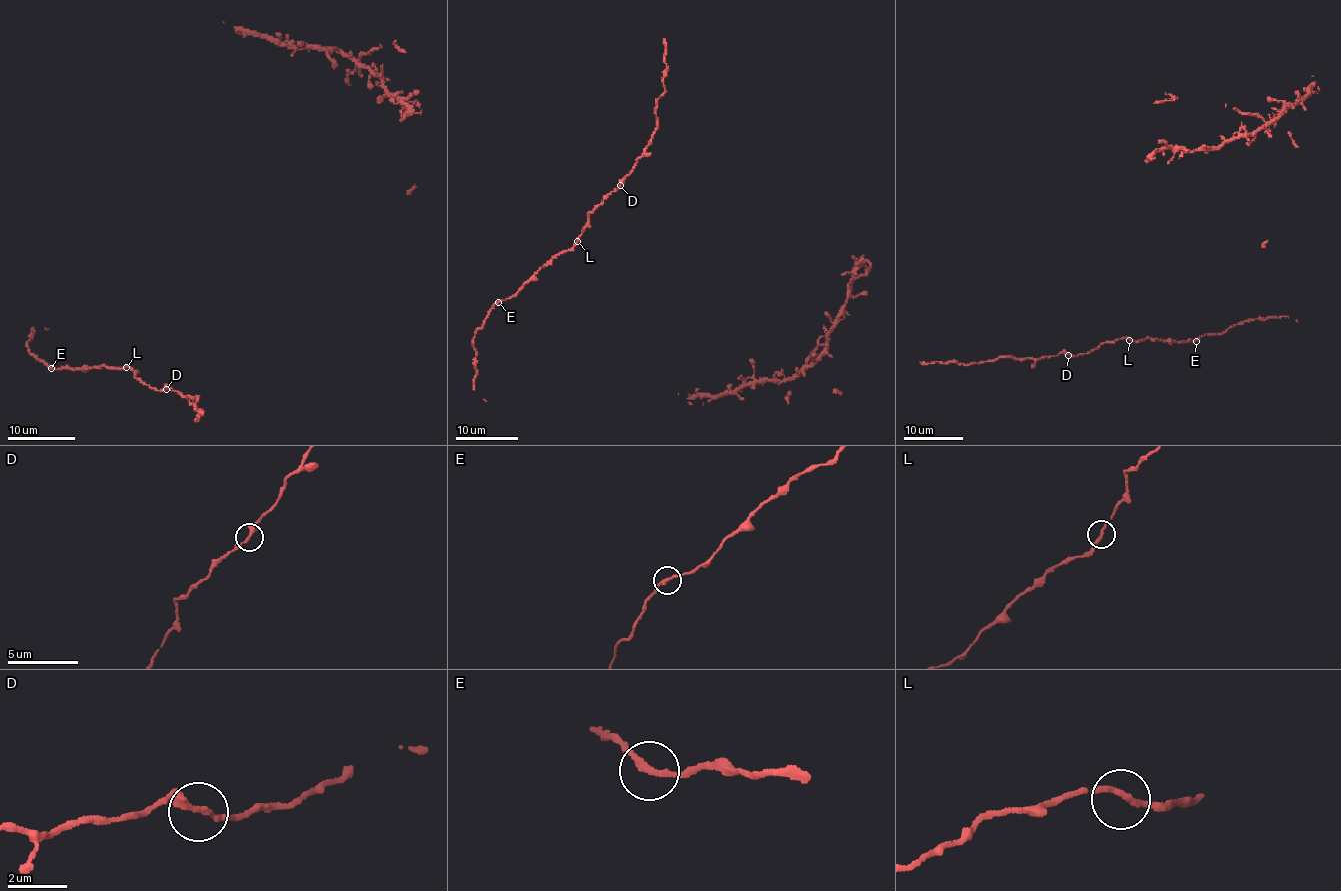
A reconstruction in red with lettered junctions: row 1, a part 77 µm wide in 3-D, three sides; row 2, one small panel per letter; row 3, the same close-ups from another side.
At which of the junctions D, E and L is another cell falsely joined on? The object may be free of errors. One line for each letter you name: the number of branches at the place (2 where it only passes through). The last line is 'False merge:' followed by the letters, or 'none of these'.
False merge: none of these

